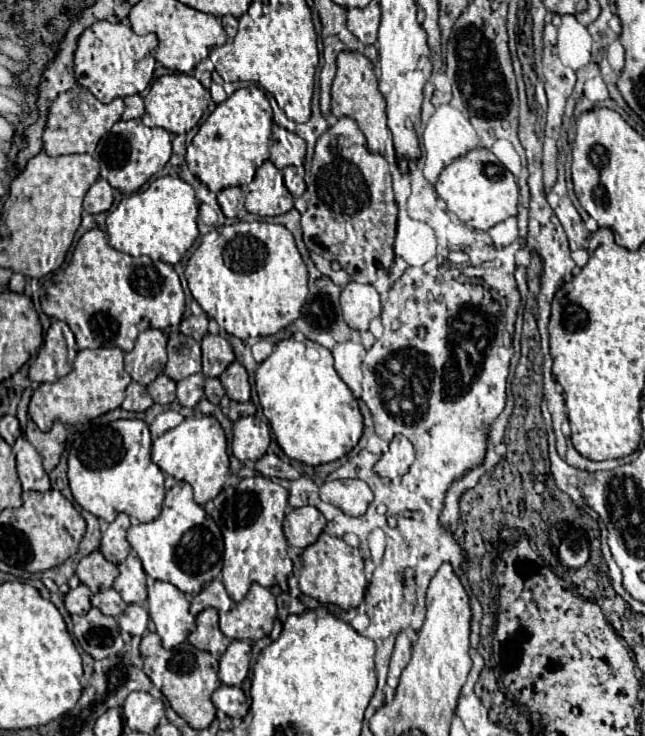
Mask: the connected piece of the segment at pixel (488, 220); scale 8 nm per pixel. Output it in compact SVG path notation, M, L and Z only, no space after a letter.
M474 149L464 157L454 159L436 183L436 191L440 199L446 203L448 211L452 211L462 223L472 229L487 231L496 223L516 215L518 209L518 183L516 177L496 159L490 149Z

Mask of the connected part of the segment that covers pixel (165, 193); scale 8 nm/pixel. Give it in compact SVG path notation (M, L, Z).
M160 177L150 183L146 191L124 197L118 207L106 217L108 241L120 253L128 253L132 257L148 255L154 261L160 259L174 265L198 237L198 207L200 203L194 195L194 189L186 181L178 177Z

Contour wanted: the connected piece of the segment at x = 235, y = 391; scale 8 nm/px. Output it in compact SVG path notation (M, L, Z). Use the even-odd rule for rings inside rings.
M234 361L228 365L228 369L220 375L220 381L226 389L226 395L234 401L248 401L250 399L250 383L246 369Z

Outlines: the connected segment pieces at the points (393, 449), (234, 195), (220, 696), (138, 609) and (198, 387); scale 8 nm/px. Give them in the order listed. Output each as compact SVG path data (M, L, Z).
M396 435L390 441L390 449L374 465L374 471L386 479L398 479L410 469L412 463L414 463L414 445L404 435Z
M226 187L217 193L217 202L222 213L230 219L238 215L240 209L244 209L244 193L240 187Z
M220 685L214 691L212 701L228 717L238 717L238 719L242 719L248 713L248 707L250 707L244 691L240 687L230 687L230 685Z
M128 605L128 609L116 617L122 631L130 635L144 635L148 627L148 611L142 605Z
M196 373L178 383L178 401L184 407L194 407L204 397L204 375Z

